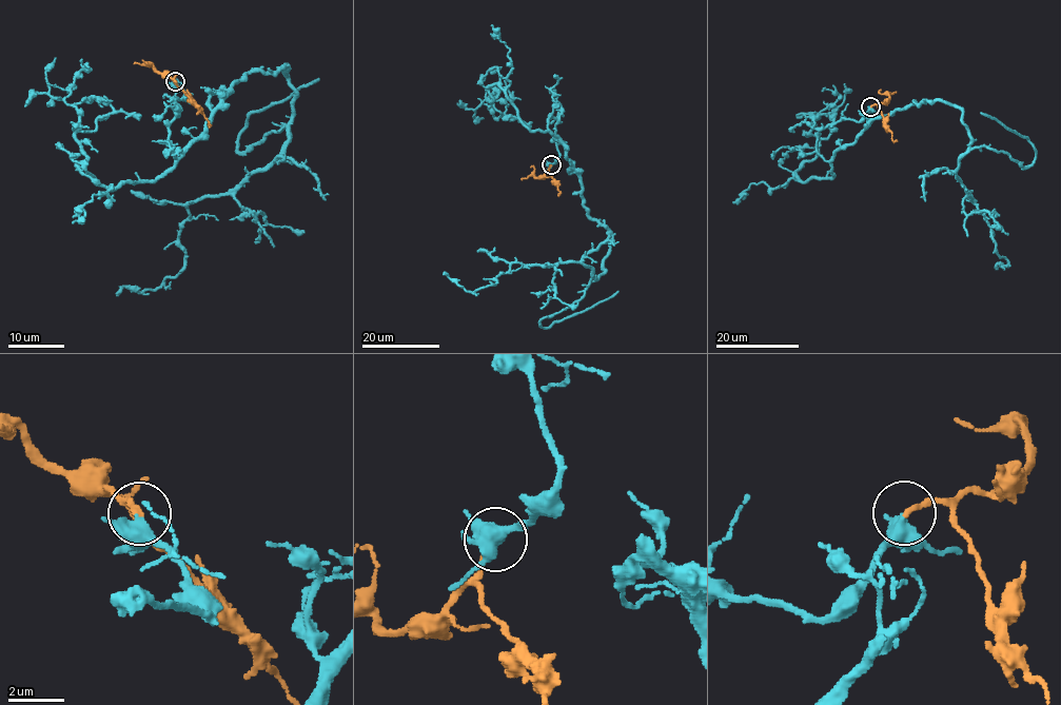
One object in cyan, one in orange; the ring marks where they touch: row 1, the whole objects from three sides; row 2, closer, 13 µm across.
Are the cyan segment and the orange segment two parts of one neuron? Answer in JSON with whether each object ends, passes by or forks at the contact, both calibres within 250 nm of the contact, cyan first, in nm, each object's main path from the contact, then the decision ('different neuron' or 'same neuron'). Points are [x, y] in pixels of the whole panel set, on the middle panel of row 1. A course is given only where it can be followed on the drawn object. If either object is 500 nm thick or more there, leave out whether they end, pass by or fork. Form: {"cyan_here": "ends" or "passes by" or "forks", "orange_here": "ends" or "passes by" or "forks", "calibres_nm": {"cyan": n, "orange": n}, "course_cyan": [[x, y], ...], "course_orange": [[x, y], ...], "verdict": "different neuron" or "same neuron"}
{"cyan_here": "forks", "orange_here": "ends", "calibres_nm": {"cyan": 360, "orange": 220}, "course_cyan": [[551, 165], [560, 156], [551, 116], [583, 206], [610, 235], [605, 272], [512, 262], [474, 292], [444, 273]], "course_orange": [[551, 165], [548, 171], [560, 192], [558, 196]], "verdict": "same neuron"}

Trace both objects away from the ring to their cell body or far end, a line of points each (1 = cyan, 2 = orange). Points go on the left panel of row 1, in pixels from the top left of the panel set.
1: (176, 81), (174, 157), (234, 83), (289, 65), (288, 142), (188, 204), (174, 277), (116, 295)
2: (176, 81), (208, 123)

